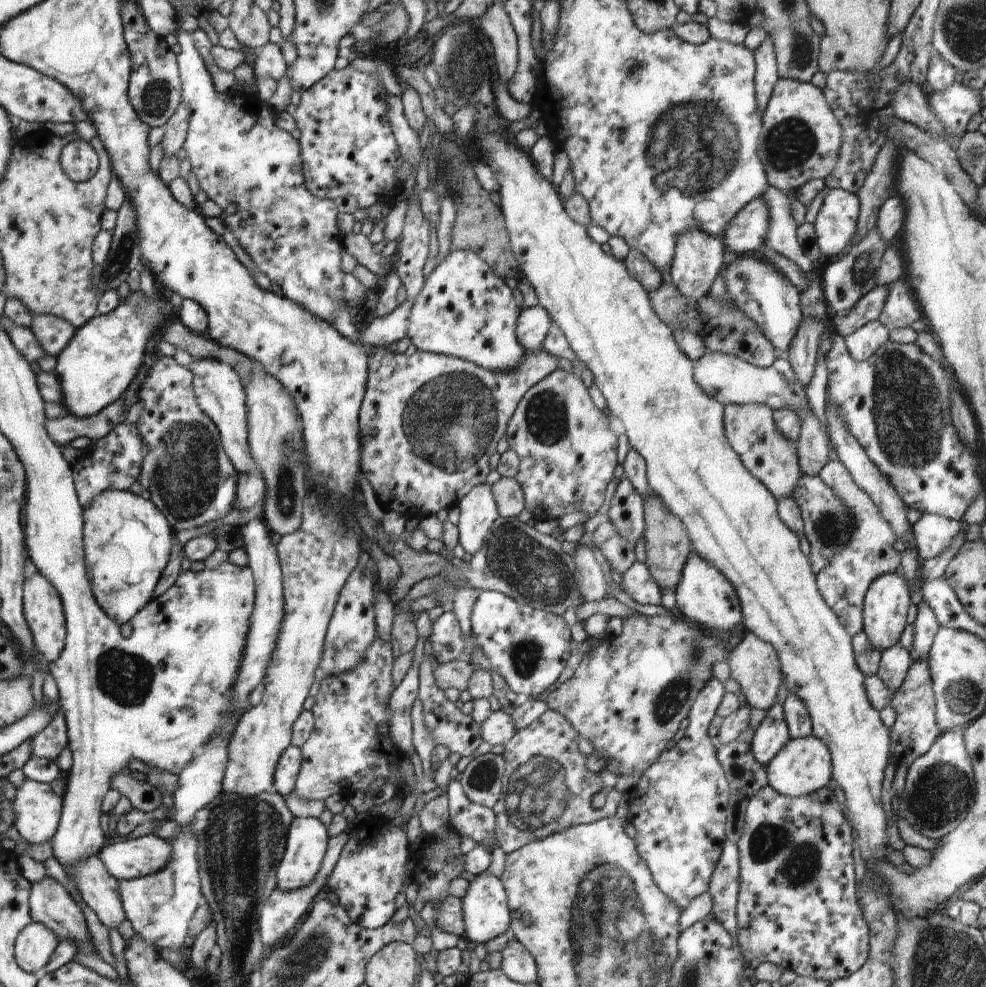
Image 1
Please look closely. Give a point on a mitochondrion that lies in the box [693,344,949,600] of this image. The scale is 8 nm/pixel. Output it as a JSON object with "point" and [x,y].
{"point":[907,418]}

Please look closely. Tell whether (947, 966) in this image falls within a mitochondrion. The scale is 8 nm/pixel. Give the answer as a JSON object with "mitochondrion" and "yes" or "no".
{"mitochondrion":"yes"}

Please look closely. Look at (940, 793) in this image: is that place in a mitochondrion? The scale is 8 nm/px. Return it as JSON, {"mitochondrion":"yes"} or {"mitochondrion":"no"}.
{"mitochondrion":"yes"}

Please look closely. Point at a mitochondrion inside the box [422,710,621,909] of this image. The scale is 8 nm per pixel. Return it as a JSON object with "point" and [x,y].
{"point":[538,795]}

